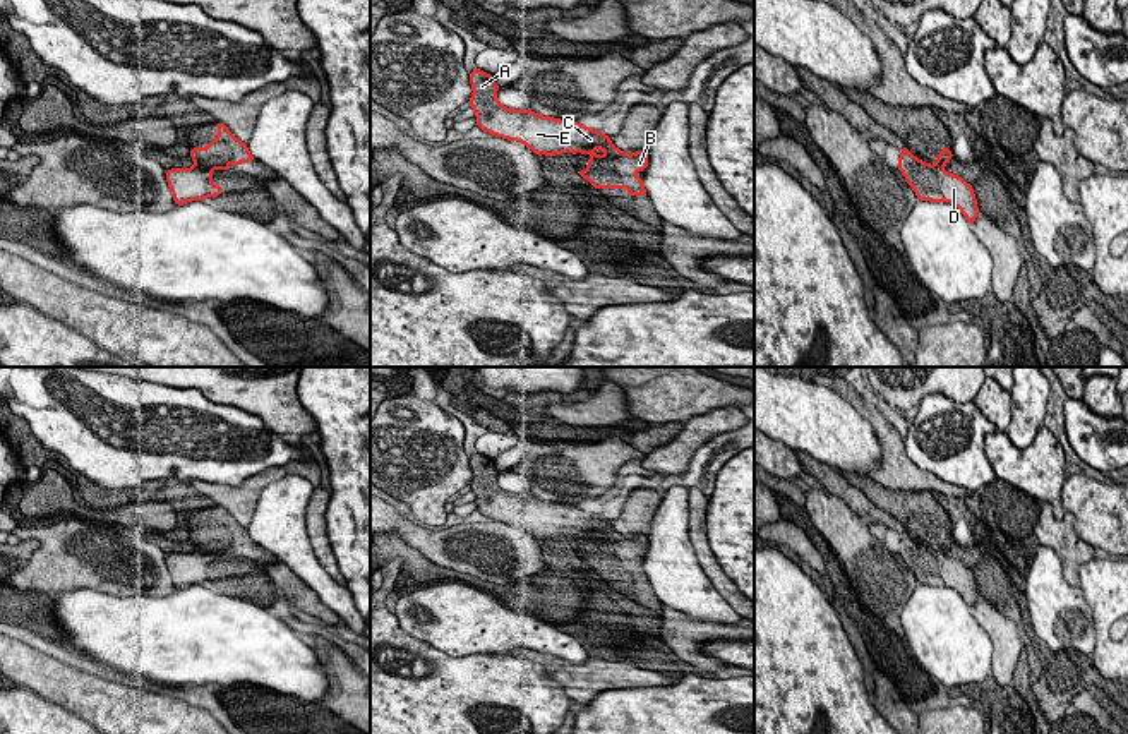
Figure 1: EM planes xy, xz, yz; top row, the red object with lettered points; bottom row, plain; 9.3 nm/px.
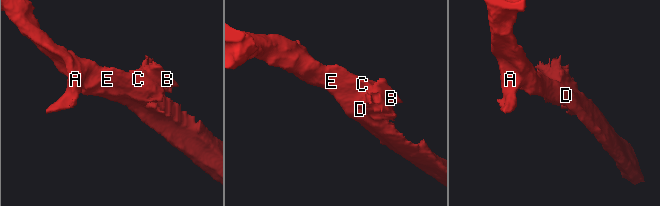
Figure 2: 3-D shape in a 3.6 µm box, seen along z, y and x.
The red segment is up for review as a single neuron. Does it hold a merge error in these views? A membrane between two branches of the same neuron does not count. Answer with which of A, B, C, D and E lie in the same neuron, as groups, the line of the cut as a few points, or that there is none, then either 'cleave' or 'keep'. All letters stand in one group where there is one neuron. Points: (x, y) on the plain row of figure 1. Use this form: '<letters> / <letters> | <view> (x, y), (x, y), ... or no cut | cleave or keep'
A B C D E | no cut | keep

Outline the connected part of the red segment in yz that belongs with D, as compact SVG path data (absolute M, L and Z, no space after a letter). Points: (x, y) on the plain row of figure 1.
M905 530L898 542L898 554L914 573L917 583L931 587L950 587L960 593L972 609L979 600L977 583L970 568L962 561L945 556L945 549L953 542L950 532L941 532L936 547L929 549L915 542Z

